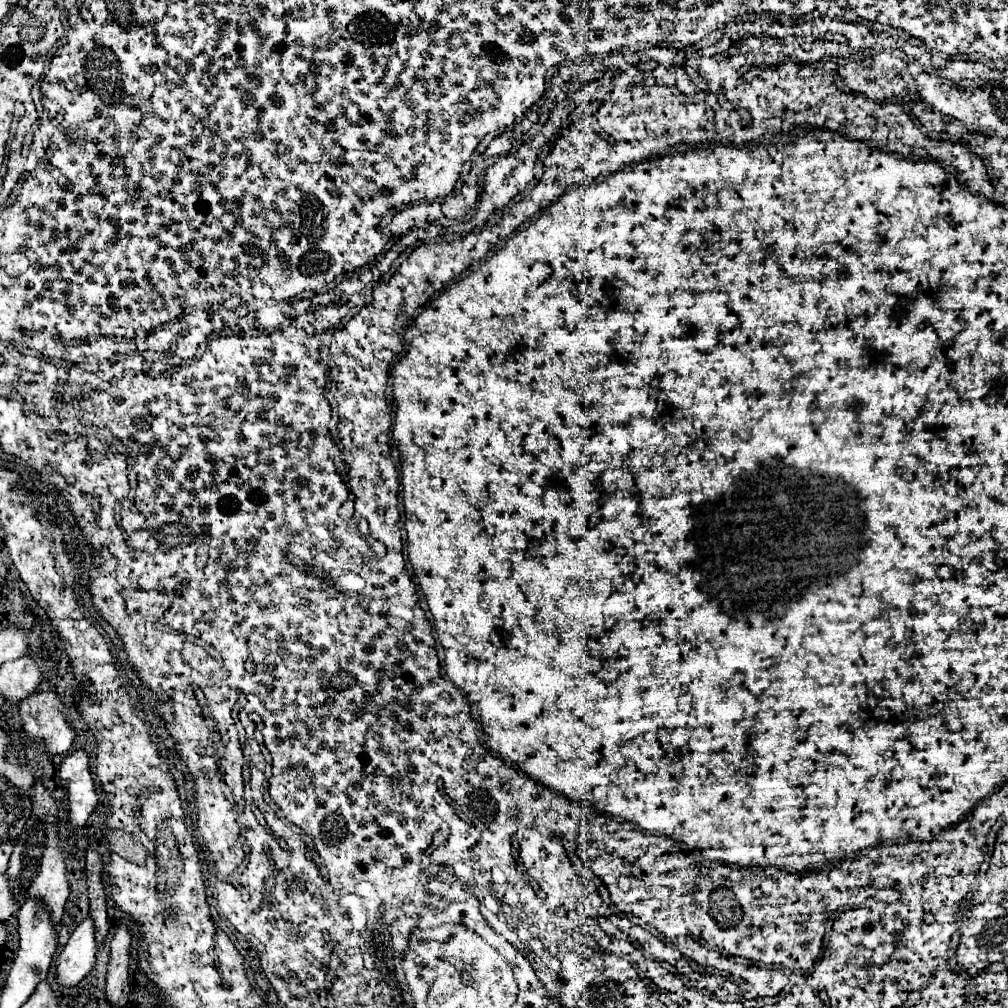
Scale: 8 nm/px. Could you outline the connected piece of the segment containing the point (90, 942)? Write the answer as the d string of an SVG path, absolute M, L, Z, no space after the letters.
M86 918L72 934L56 960L56 982L62 988L76 986L96 962L98 944L94 940L92 918Z

